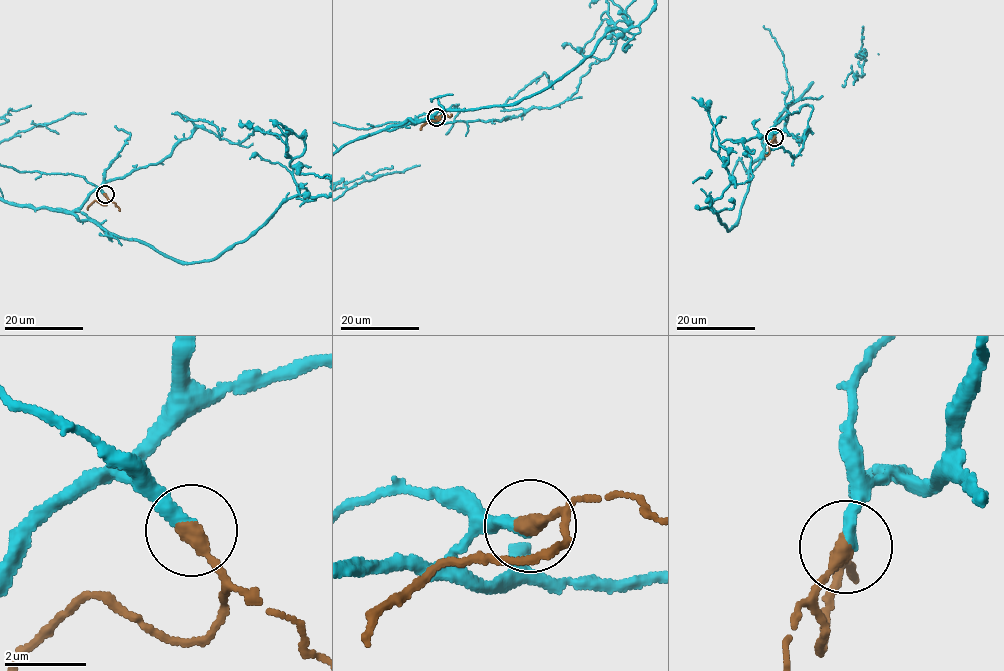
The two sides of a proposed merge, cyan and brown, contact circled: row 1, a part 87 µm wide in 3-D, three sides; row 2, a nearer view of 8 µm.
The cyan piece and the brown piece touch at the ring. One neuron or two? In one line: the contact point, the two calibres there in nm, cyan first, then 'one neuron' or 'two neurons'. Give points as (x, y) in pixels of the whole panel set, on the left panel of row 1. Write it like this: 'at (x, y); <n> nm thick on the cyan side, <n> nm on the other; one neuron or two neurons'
at (105, 194); 320 nm thick on the cyan side, 400 nm on the other; one neuron

